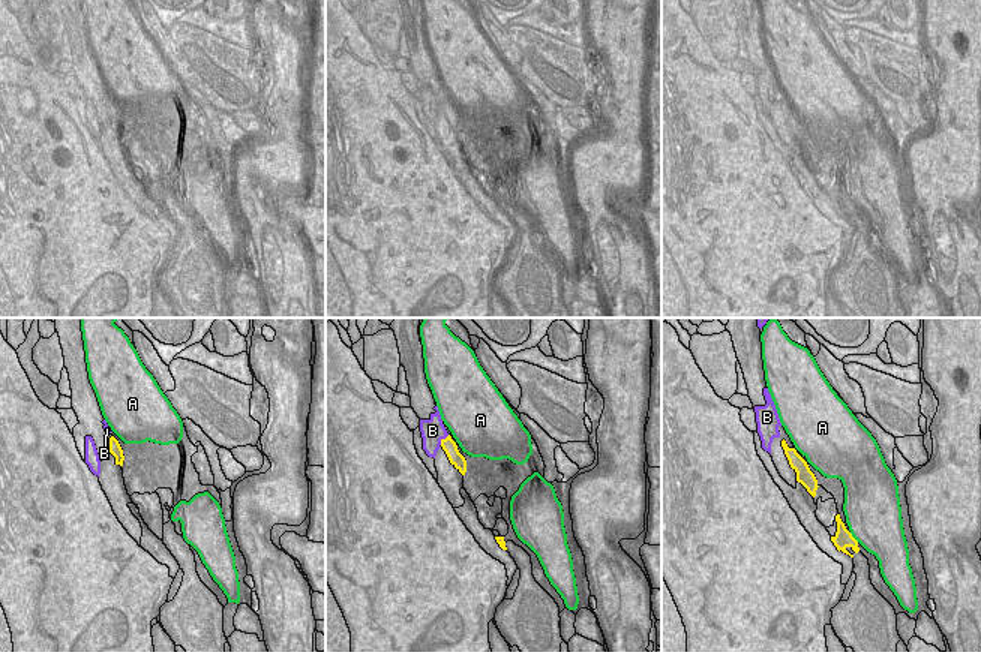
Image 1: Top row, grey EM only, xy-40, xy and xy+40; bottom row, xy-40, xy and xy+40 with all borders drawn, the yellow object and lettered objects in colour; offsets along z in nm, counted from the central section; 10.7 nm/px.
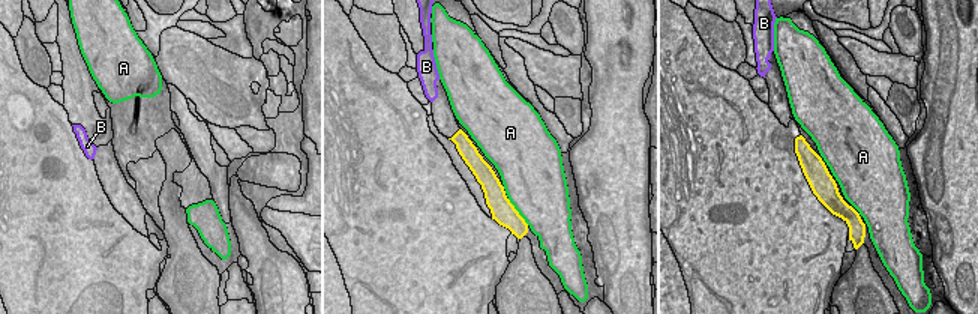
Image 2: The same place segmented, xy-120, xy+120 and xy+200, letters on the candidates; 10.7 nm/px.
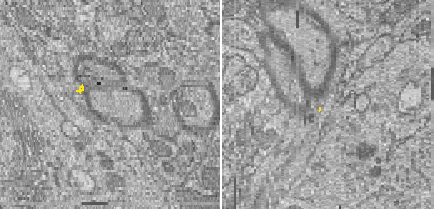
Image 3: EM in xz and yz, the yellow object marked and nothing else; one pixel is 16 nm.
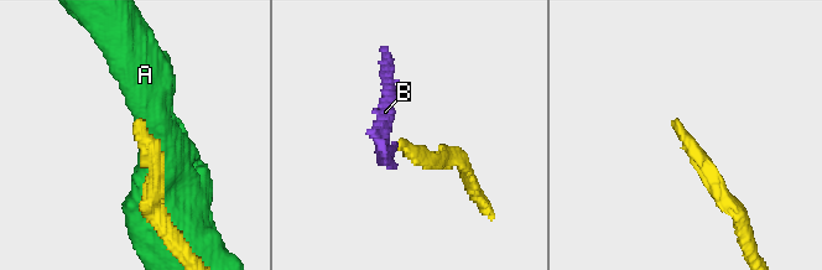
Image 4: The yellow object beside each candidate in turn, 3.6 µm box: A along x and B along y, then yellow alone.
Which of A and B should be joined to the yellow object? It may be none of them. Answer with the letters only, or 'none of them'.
none of them

